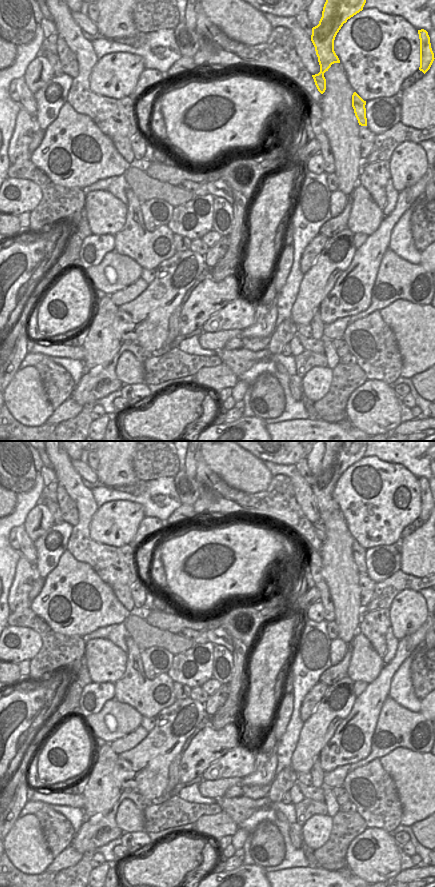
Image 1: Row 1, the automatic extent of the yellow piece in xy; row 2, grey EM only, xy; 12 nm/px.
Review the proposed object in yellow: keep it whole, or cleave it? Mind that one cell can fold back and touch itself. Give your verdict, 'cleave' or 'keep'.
cleave

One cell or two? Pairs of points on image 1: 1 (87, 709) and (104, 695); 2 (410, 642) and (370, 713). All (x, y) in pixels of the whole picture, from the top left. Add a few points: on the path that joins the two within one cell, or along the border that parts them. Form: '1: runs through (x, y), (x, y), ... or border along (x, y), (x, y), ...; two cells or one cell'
1: runs through (91, 705), (100, 696); one cell
2: runs through (398, 660), (386, 673), (381, 686), (374, 695); one cell

